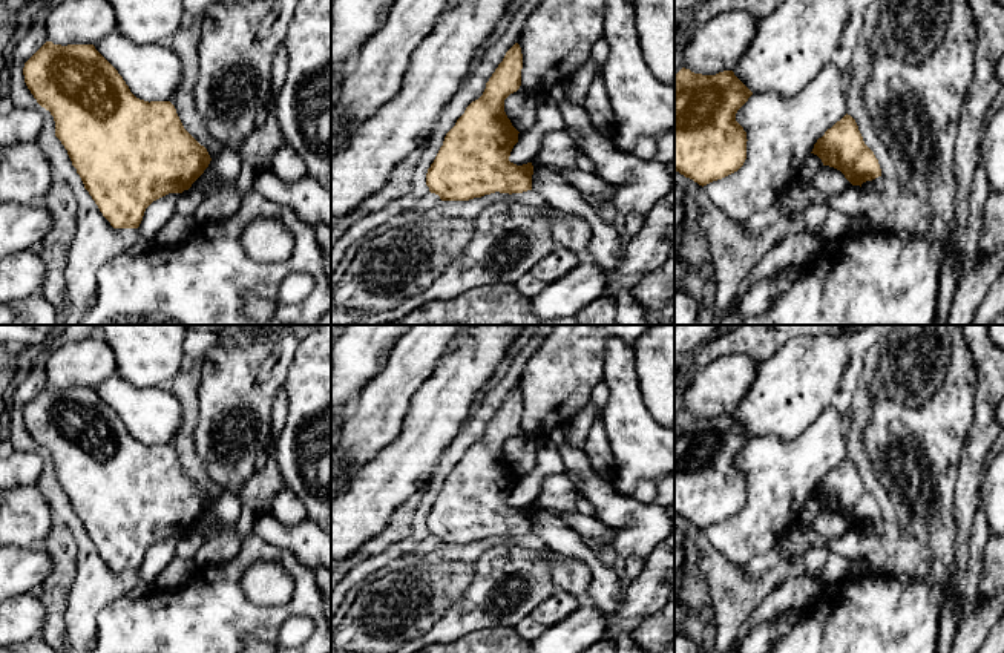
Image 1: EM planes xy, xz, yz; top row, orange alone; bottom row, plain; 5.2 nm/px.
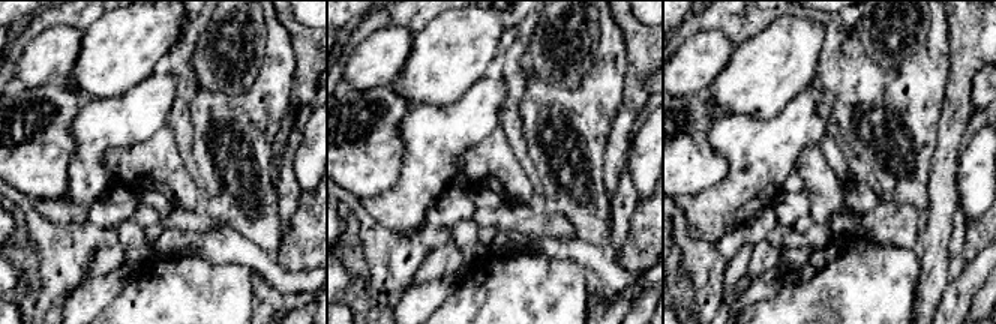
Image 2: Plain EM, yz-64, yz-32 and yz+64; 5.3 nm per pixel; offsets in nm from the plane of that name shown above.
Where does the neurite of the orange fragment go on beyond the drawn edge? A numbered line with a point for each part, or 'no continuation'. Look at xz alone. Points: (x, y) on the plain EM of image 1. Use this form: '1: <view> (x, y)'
no continuation

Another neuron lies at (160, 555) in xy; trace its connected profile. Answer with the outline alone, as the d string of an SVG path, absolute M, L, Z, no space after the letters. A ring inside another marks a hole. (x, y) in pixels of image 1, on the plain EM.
M169 537L153 544L144 555L143 564L138 570L136 586L127 596L132 599L141 598L143 595L156 589L158 575L172 563L176 556L176 544L179 537Z

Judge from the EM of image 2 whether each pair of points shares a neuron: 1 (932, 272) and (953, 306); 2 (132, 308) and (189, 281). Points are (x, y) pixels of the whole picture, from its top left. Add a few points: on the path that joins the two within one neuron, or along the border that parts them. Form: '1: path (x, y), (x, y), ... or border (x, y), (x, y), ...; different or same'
1: border (950, 281), (936, 308); different
2: path (146, 308), (162, 308), (176, 294); same

